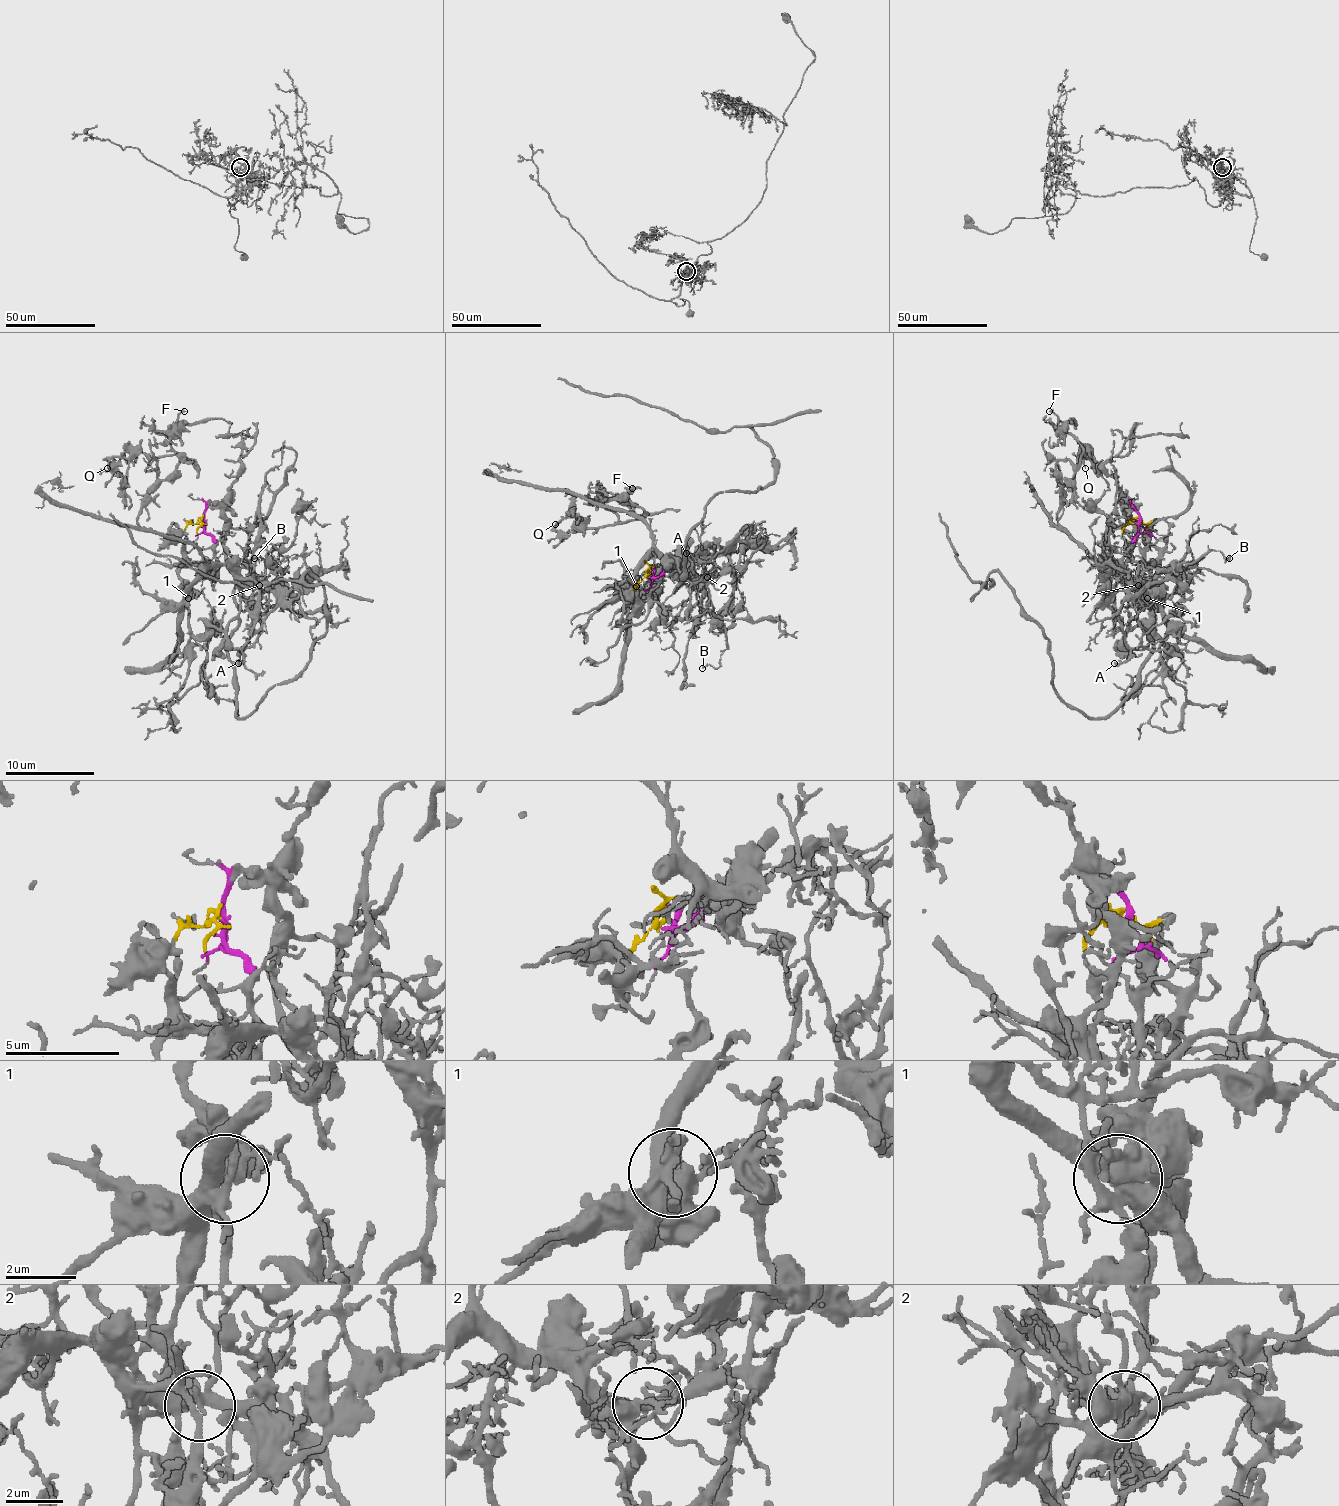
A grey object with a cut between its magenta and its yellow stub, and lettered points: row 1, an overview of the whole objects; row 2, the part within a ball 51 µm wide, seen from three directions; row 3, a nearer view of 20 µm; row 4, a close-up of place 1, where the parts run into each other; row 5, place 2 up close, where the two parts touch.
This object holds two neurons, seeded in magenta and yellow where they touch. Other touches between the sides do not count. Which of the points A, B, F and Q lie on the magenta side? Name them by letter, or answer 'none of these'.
B, F, Q

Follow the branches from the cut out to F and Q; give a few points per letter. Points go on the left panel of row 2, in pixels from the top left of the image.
F: (204, 522), (208, 562), (137, 522), (179, 462), (195, 464), (157, 433), (184, 410)
Q: (204, 522), (208, 562), (137, 522), (179, 462), (195, 462), (139, 451), (108, 468)

